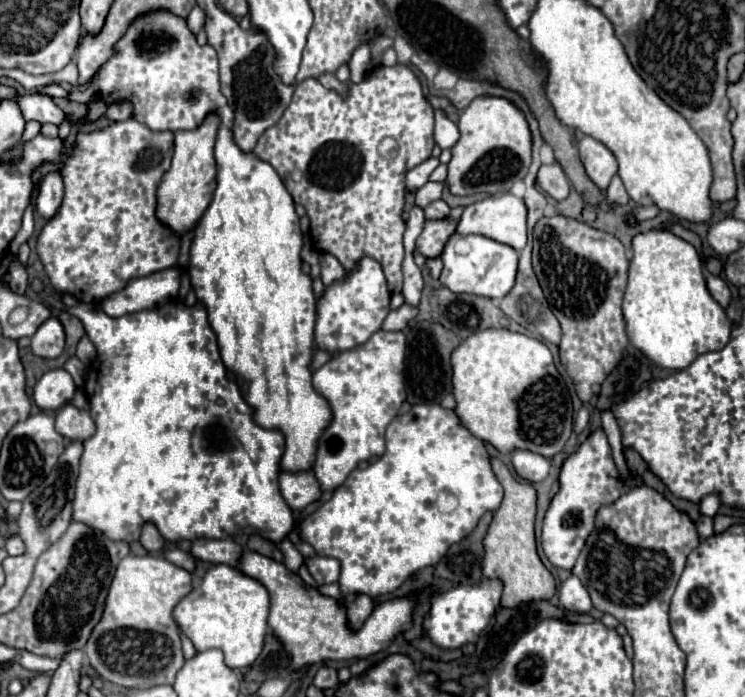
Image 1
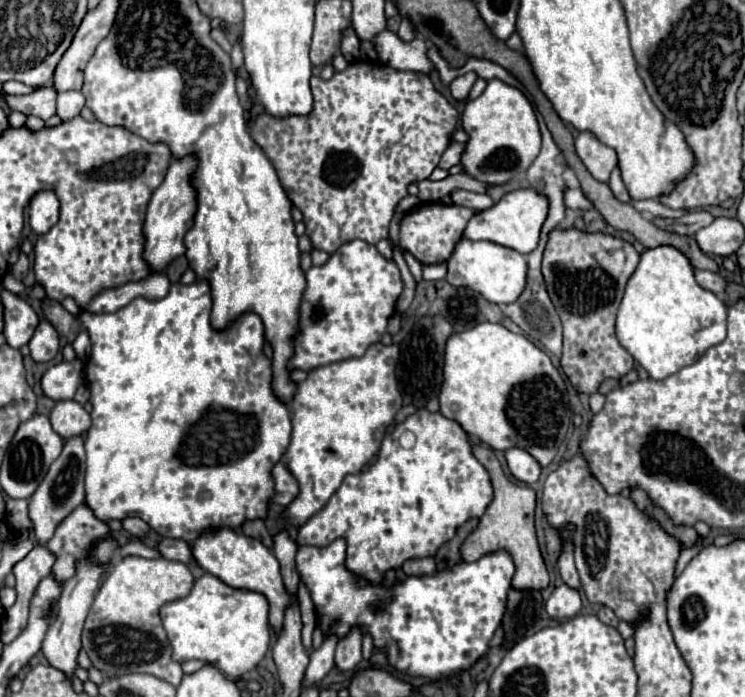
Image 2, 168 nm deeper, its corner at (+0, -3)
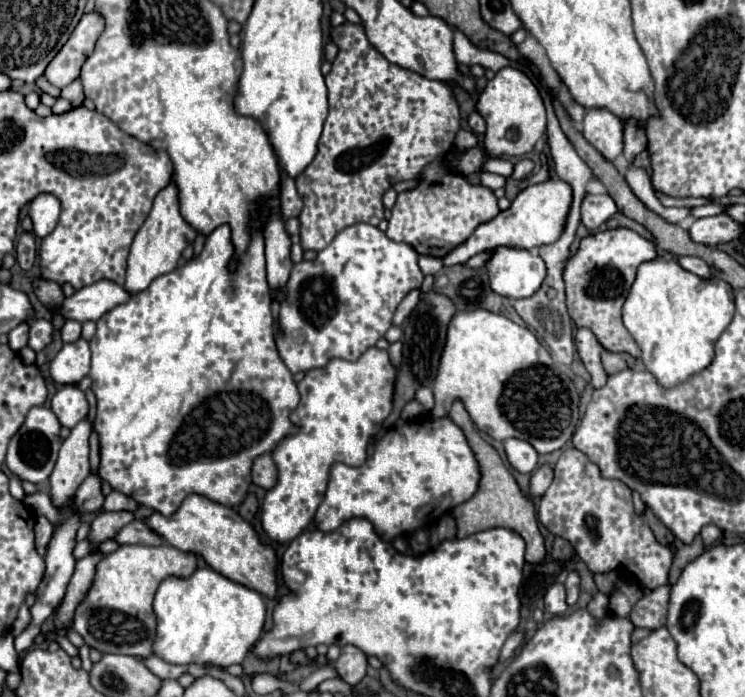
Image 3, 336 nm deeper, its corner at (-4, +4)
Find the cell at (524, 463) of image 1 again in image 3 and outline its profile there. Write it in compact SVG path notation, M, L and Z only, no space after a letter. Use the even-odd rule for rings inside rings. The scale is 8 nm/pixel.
M508 438L504 440L504 450L510 466L518 472L532 472L538 464L538 452L526 440Z

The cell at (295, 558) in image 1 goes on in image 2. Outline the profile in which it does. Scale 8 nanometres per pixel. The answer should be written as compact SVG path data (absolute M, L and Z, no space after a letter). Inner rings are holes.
M300 581L298 585L298 601L300 601L300 615L302 615L302 645L306 651L312 649L312 633L316 627L316 611L314 611L314 601L310 597L310 591L306 585Z

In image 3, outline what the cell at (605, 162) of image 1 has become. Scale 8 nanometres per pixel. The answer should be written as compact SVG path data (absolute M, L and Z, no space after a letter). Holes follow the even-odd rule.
M588 108L582 134L606 160L622 154L622 122L610 110Z

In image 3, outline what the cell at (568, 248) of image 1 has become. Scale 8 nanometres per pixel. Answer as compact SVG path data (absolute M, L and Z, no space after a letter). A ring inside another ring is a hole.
M614 228L586 236L580 242L578 252L566 262L566 304L576 326L590 328L598 342L610 352L628 352L634 358L640 356L640 350L622 324L622 304L628 290L636 278L636 270L642 262L654 260L658 256L654 242L642 238L634 230Z

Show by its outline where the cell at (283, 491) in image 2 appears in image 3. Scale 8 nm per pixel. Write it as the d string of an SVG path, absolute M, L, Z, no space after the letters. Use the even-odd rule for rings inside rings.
M262 454L254 460L254 464L252 464L252 482L256 486L262 486L264 490L274 486L274 460L270 458L270 454Z

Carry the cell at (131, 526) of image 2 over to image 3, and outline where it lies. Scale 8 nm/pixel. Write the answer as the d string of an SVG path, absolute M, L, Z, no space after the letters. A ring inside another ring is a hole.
M112 490L108 496L106 496L106 502L104 502L104 508L106 510L136 510L138 504L134 498L118 492L118 490Z

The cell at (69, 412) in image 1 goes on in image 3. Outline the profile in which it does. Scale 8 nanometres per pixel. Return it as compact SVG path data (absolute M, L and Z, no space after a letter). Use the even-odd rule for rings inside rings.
M74 384L60 386L60 390L52 396L50 406L52 406L52 412L58 416L60 424L66 428L74 428L88 414L86 396Z

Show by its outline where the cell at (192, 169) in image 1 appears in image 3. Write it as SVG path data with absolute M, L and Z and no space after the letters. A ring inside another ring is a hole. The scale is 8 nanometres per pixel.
M170 182L164 190L158 192L152 212L148 214L146 222L142 224L142 228L138 230L138 234L132 242L124 288L130 294L138 294L138 292L146 290L154 278L172 272L180 260L182 250L188 244L192 244L194 238L196 238L196 230L182 218L180 208L178 208L178 190L176 190L174 182Z

